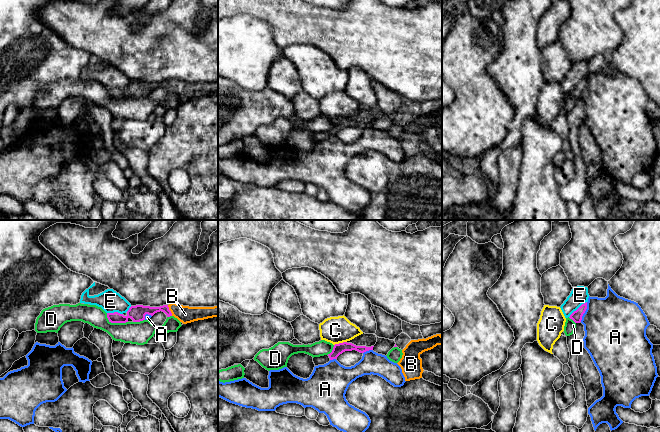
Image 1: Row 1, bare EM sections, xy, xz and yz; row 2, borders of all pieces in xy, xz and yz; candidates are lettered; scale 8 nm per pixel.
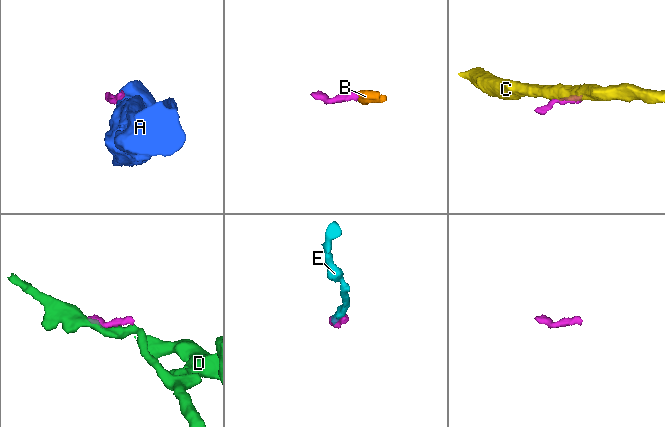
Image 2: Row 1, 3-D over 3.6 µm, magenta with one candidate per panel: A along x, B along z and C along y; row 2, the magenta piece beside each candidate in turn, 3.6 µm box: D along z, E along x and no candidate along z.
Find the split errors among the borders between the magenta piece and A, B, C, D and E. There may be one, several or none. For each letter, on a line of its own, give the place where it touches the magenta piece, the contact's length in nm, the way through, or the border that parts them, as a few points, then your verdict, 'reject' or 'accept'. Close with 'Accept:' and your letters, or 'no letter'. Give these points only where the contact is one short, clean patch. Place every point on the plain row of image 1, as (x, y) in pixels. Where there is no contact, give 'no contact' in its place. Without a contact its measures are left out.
A: meets magenta in yz at (584, 88); contact 170 nm long; reject
B: meets magenta in xy at (169, 86); contact 100 nm long; runs through xy (138, 88), (155, 85), (169, 86), (177, 86), (185, 90); accept
C: meets magenta in xz at (340, 119); contact 110 nm long; border along xz (346, 117), (334, 121); reject
D: meets magenta in xy at (115, 98); contact 190 nm long; reject
E: meets magenta in yz at (578, 84); contact 190 nm long; runs through yz (576, 92), (578, 84), (579, 71); accept
Accept: B, E

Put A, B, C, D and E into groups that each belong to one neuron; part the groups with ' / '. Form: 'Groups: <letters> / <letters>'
Groups: A / B E / C / D

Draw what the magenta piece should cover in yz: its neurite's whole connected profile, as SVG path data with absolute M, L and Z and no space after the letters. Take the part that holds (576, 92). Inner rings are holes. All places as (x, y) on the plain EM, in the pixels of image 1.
M573 63L570 71L560 83L565 94L569 93L575 99L580 99L587 85L588 74L589 70L587 63Z

